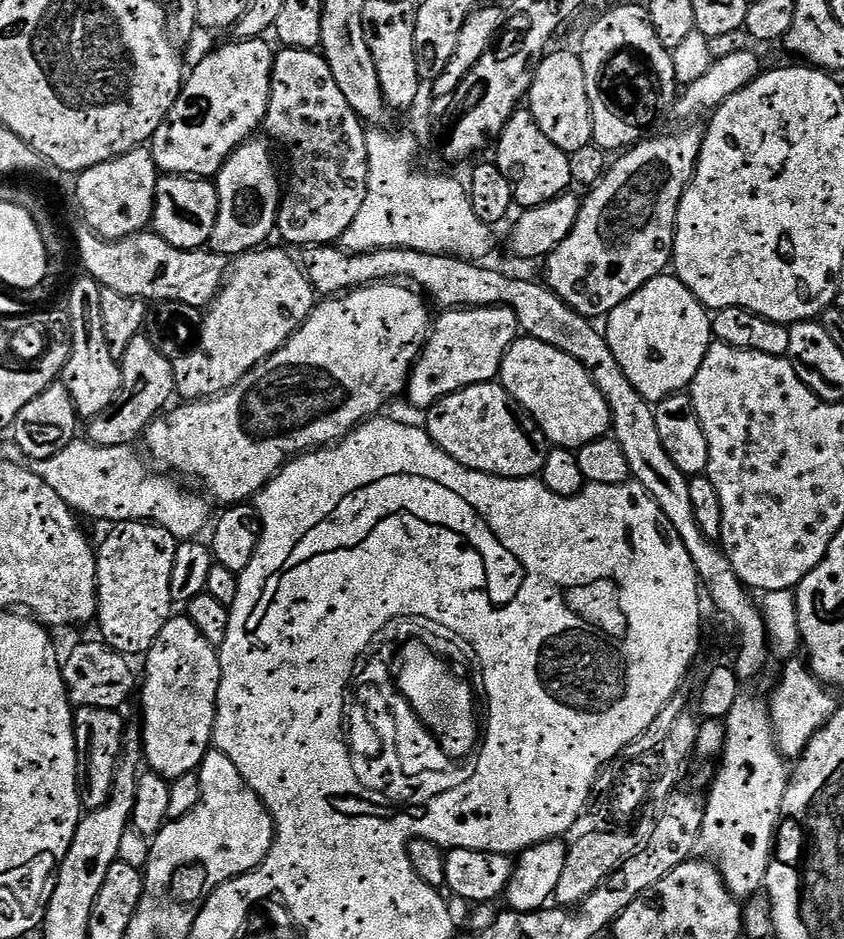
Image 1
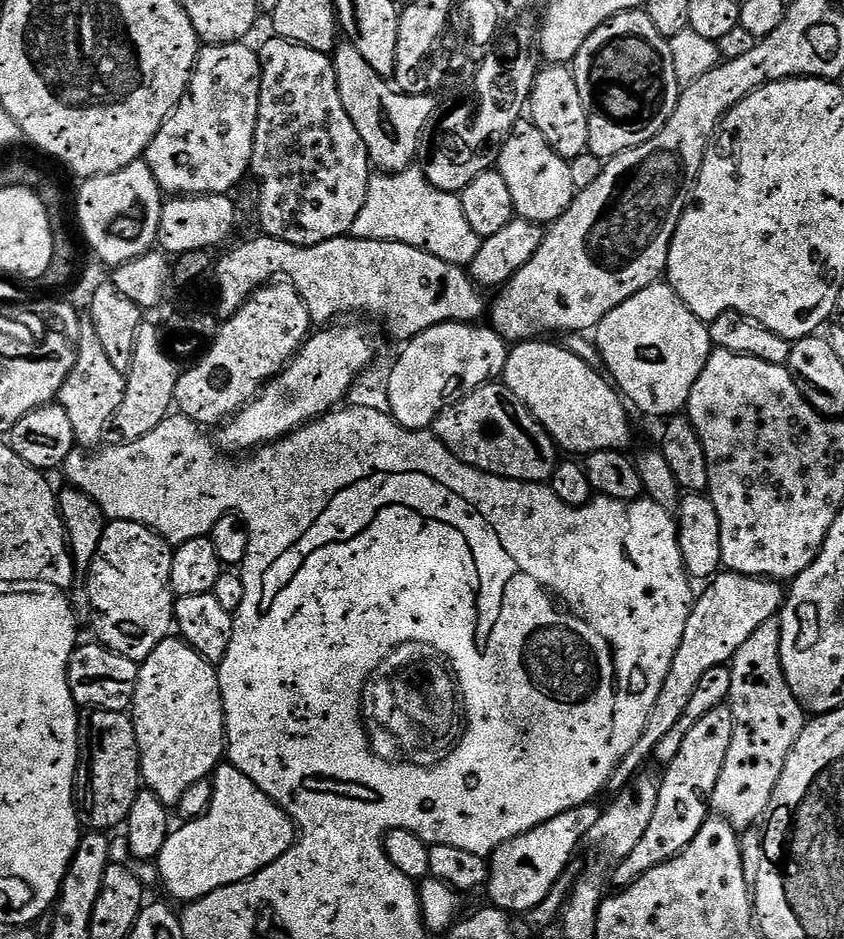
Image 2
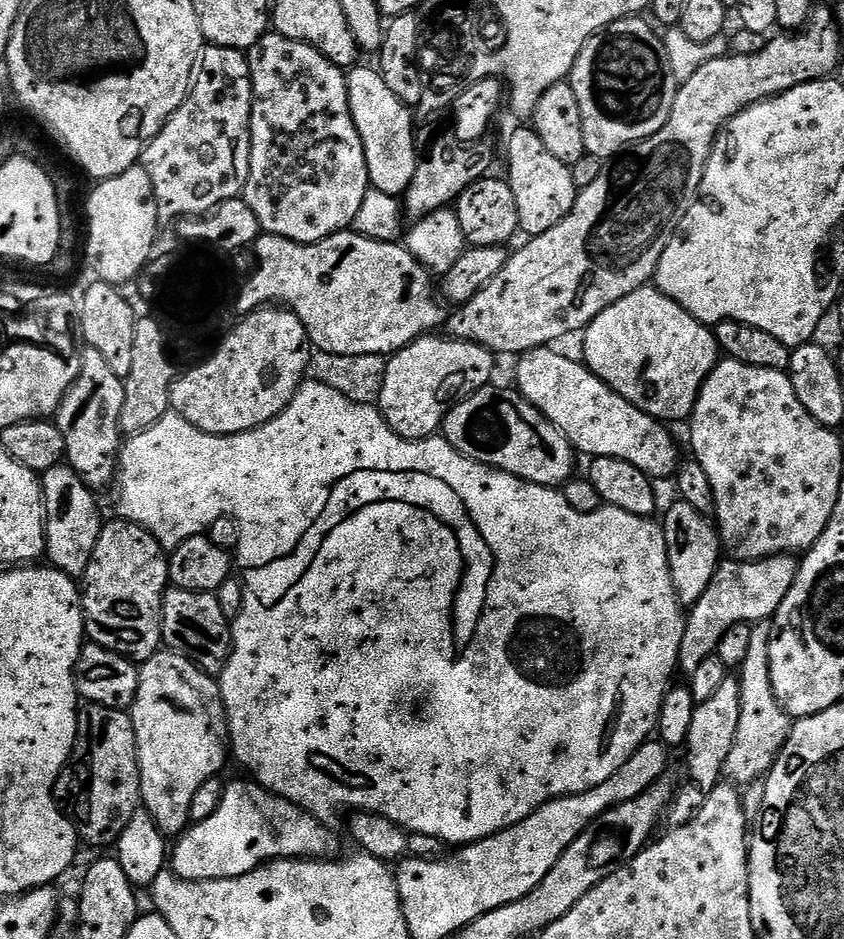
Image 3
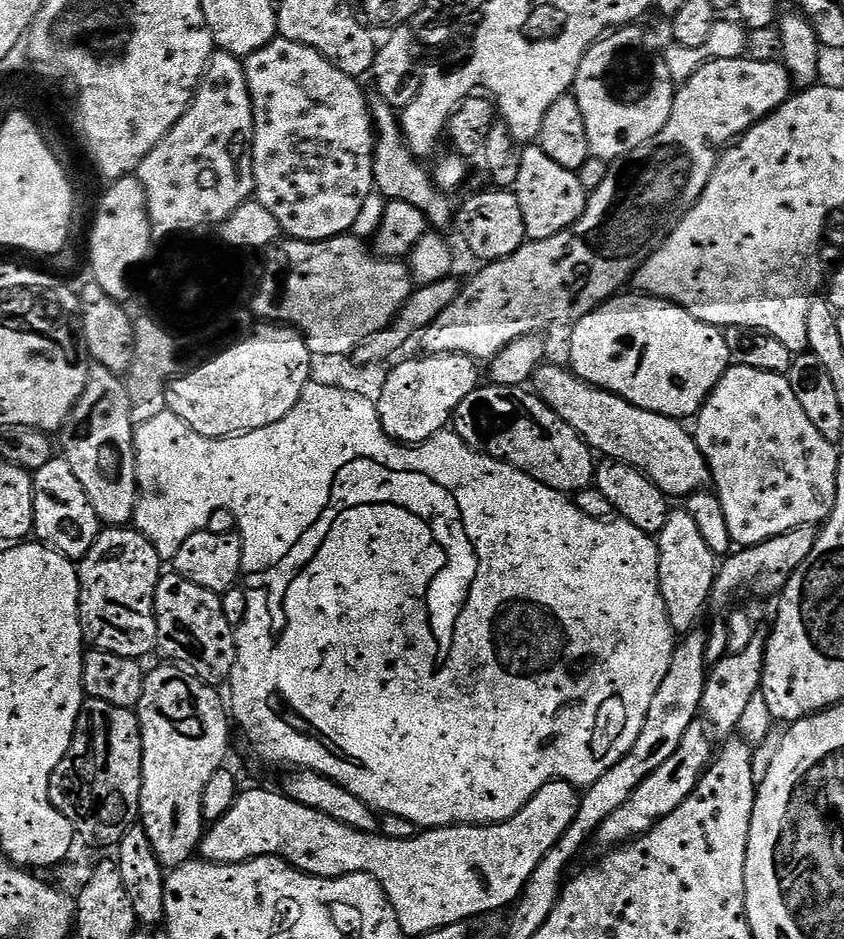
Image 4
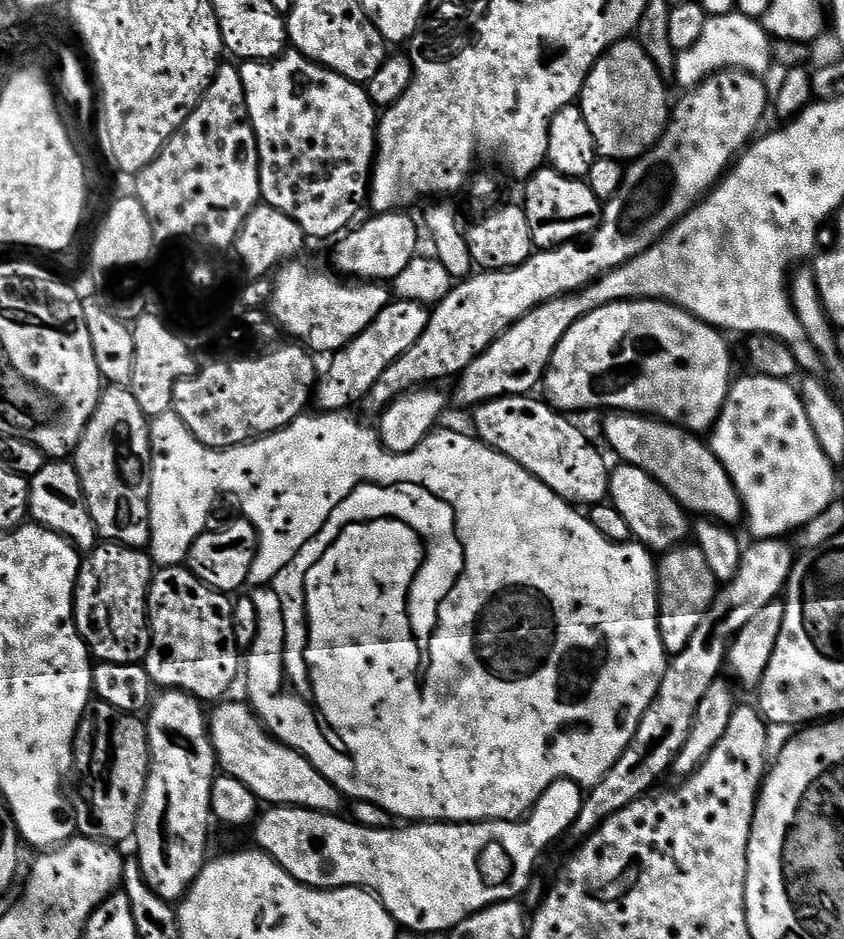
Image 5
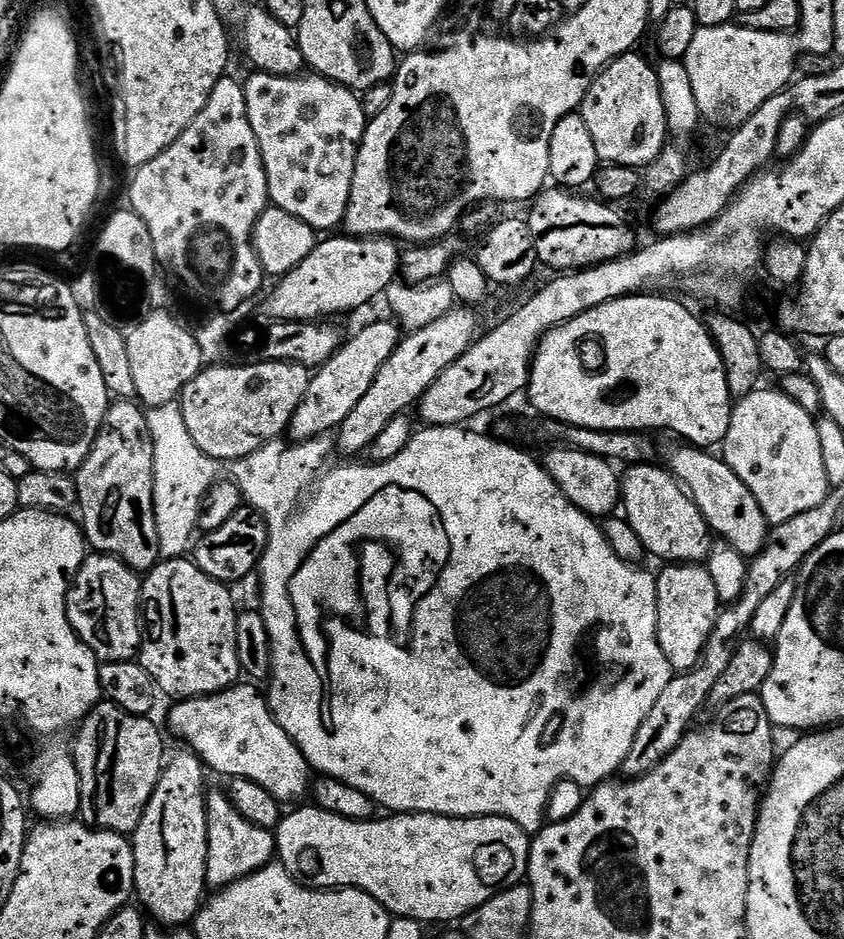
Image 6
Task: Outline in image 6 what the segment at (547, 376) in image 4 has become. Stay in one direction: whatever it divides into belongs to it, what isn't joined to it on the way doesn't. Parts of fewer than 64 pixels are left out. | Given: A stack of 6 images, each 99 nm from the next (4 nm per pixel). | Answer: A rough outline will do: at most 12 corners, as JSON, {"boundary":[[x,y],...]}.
{"boundary":[[680,446],[669,472],[709,528],[754,557],[770,525],[719,455]]}

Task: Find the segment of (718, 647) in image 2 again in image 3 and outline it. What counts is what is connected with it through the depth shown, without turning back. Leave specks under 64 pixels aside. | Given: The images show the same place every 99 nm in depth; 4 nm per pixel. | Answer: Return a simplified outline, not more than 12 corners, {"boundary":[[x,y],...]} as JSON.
{"boundary":[[795,555],[721,561],[685,617],[691,674],[736,624],[771,621]]}

